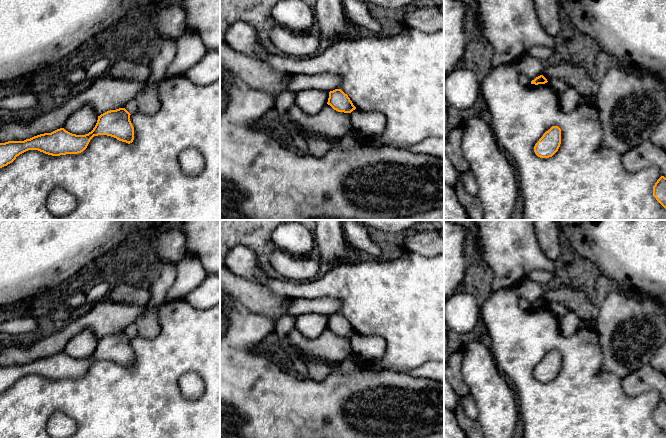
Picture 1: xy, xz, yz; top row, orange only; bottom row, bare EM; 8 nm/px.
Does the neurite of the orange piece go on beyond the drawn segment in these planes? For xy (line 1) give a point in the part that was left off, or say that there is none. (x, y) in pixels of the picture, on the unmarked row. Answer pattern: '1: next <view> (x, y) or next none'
1: next none

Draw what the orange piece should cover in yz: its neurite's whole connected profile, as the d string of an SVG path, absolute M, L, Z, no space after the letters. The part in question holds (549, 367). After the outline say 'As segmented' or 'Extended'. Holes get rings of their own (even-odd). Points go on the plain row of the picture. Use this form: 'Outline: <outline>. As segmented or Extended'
Outline: M552 350L535 368L534 376L540 382L549 382L558 375L560 368L561 353L558 350Z. As segmented

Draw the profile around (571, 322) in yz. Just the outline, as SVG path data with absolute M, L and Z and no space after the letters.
M570 311L561 321L559 321L559 331L562 336L569 337L581 328L582 320Z

